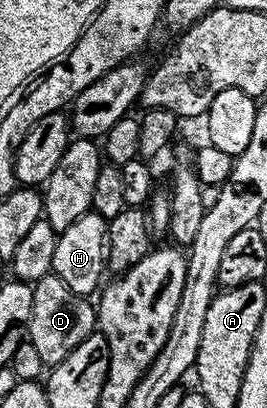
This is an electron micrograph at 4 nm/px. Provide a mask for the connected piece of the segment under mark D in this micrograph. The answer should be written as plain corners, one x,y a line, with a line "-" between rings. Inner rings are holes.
47,274
32,284
32,288
33,304
27,339
35,345
46,368
52,369
64,361
87,336
94,334
97,313
94,304
86,296
76,295
67,289
58,275

